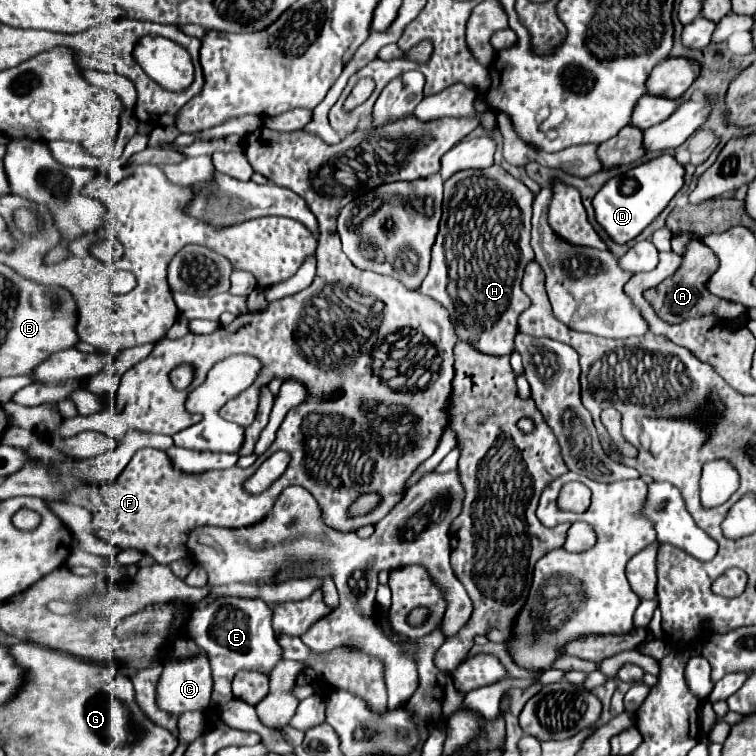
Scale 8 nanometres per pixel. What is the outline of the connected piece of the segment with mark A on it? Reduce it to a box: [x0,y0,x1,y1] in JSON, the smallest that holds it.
[645,239,747,323]

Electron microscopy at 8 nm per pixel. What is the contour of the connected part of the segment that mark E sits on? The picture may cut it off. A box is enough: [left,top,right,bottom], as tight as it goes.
[187,597,281,707]

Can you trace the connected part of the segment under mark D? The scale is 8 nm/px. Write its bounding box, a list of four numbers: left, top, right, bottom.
[593,153,685,243]

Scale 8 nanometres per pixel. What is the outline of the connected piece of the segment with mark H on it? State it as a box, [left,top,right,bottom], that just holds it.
[419,165,533,355]

